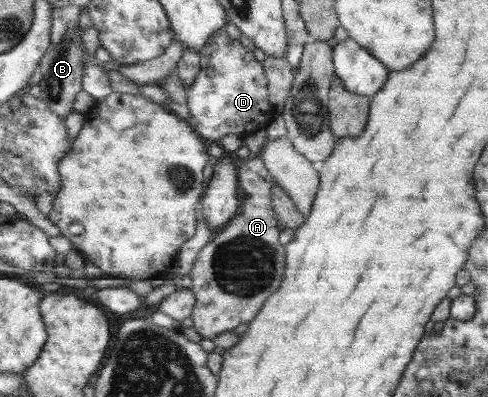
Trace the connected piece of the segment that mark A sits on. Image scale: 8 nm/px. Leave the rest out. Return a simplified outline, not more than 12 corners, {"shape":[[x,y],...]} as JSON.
{"shape":[[240,166],[241,211],[189,272],[203,339],[250,323],[286,273],[277,183]]}

